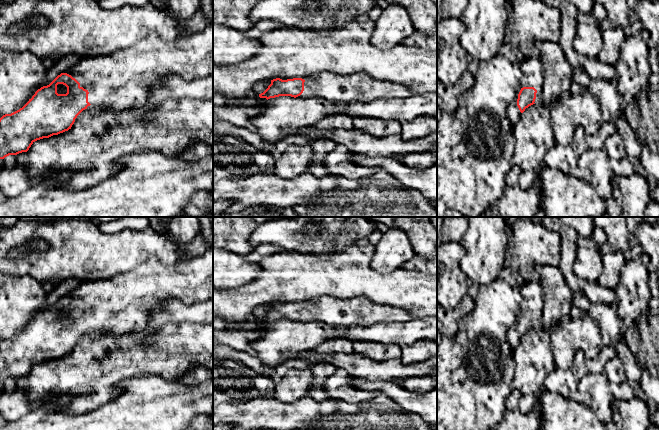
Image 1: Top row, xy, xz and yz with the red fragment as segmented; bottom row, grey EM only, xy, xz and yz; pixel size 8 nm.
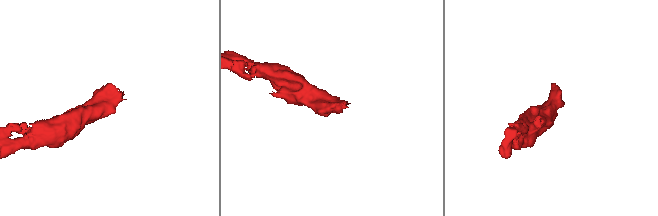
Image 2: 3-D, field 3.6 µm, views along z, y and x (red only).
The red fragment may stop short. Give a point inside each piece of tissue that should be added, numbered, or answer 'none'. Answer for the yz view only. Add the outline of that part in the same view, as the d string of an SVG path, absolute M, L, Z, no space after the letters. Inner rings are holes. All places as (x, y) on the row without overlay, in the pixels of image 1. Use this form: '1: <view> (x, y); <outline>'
1: yz (531, 293); M540 281L524 282L520 287L517 287L517 290L521 297L520 314L523 311L534 311L537 314L534 327L541 326L544 294Z

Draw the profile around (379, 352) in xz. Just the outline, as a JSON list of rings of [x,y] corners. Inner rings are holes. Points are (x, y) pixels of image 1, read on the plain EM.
[[[354,341],[354,352],[363,354],[375,361],[388,361],[392,358],[401,358],[401,346],[396,344],[374,344],[369,341]]]

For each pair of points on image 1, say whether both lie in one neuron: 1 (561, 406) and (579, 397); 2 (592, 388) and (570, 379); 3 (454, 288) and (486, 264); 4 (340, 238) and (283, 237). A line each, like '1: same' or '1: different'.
1: different
2: different
3: different
4: same

